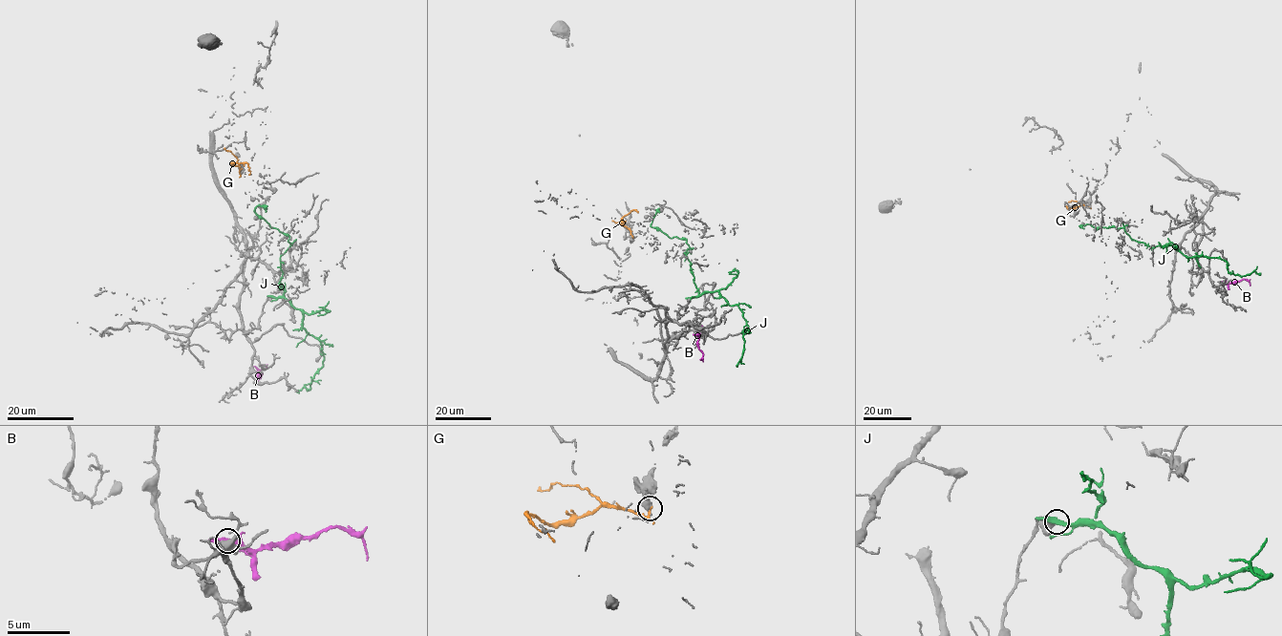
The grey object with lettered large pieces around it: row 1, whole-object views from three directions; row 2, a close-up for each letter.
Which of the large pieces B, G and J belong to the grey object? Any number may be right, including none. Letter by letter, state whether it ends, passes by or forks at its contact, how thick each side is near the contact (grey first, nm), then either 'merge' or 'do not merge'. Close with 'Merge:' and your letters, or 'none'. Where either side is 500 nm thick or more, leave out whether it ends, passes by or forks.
B: 500/240 nm | do not merge
G: it passes by | 400/130 nm | do not merge
J: it passes by | 400/340 nm | do not merge
Merge: none

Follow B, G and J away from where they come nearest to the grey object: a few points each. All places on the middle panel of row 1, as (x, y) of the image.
B: (700, 330), (697, 346), (703, 353), (700, 359)
G: (632, 237), (622, 219), (632, 210), (637, 212)
J: (691, 298), (699, 292), (684, 252), (690, 247), (687, 240), (670, 238), (651, 226), (659, 213)

